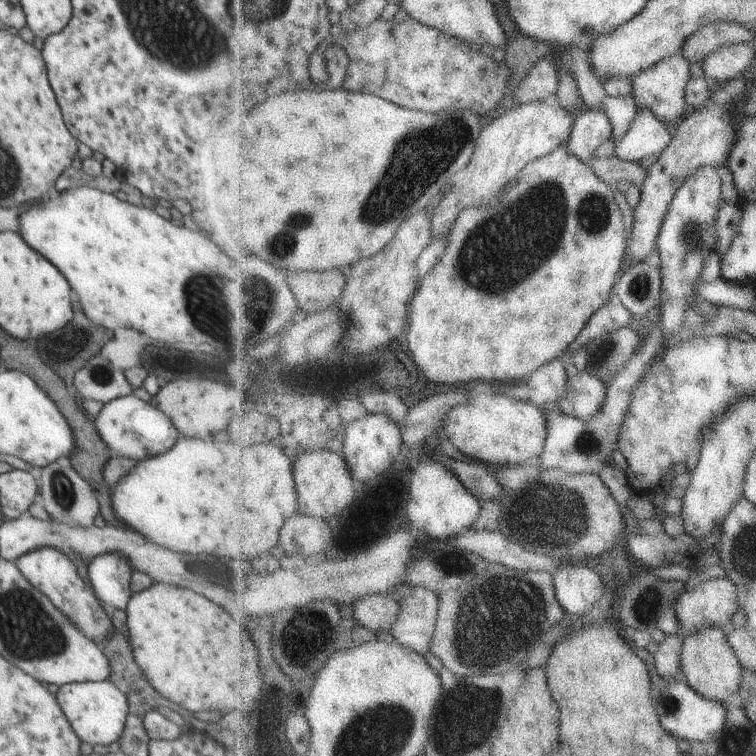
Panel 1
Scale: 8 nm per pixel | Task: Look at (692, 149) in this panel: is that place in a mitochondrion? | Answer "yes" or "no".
no

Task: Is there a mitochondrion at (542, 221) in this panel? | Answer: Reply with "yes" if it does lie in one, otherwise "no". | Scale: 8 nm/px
yes

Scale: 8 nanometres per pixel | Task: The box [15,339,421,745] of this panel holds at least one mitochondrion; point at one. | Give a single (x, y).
(61, 488)

